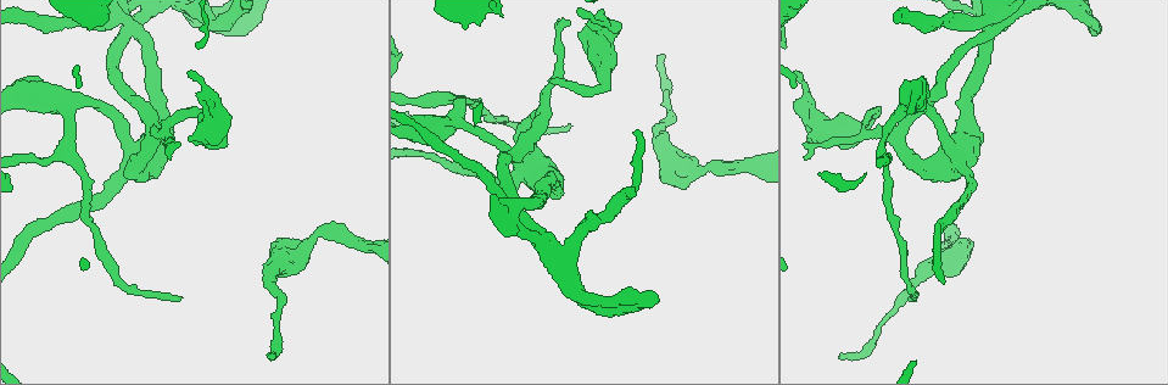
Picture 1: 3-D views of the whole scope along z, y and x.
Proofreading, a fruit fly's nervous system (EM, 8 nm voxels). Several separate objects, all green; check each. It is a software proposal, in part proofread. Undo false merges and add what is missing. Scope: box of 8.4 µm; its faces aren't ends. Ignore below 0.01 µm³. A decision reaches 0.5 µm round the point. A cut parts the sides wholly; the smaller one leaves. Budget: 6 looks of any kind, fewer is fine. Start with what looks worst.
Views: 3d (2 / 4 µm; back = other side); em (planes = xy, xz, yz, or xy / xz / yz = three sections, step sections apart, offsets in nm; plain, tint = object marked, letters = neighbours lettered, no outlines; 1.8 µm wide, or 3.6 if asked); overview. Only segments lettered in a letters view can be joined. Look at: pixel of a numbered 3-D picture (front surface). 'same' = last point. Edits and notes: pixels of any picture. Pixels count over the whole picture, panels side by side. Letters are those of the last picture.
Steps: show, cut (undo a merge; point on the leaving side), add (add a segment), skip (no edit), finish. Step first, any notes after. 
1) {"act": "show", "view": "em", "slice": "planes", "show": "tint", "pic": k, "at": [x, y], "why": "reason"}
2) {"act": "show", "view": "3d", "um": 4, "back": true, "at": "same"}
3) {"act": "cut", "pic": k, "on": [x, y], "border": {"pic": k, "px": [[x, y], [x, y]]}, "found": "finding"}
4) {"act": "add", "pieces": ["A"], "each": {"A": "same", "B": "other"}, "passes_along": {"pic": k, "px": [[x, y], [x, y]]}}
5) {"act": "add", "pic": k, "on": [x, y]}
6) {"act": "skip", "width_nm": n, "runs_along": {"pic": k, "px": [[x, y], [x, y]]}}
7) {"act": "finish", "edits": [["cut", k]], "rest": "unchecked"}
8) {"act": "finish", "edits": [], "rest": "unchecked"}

{"act": "show", "view": "em", "slice": "xz", "step": 4, "show": "tint", "pic": 1, "at": [128, 27], "why": "looks like a crossing"}

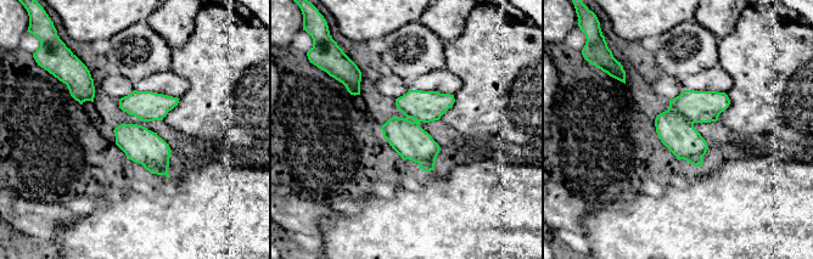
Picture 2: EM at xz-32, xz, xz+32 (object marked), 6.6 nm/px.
{"act": "show", "view": "em", "slice": "planes", "show": "letters", "at": "same"}

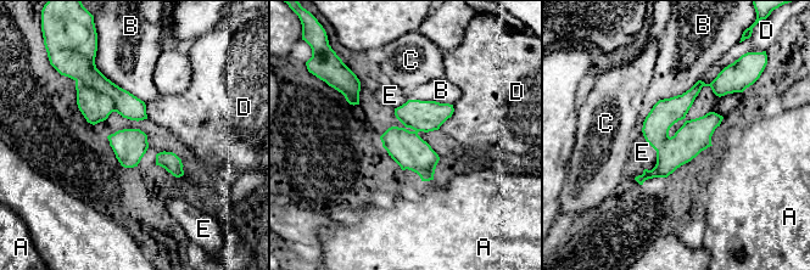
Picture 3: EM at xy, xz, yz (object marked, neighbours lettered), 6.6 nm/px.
{"act": "skip", "width_nm": 220, "each": {"A": "other", "B": "other", "C": "other", "D": "other", "E": "other"}, "border": {"pic": 3, "px": [[726, 66], [709, 83], [698, 80]]}, "found": "all the same cell"}

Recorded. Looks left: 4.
{"act": "show", "view": "3d", "um": 4, "pic": 1, "at": [288, 256], "why": "narrows sharply"}

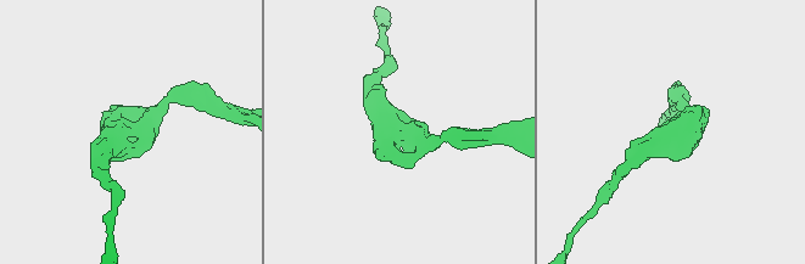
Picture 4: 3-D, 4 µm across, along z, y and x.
{"act": "show", "view": "em", "slice": "planes", "show": "plain", "pic": 4, "at": [676, 129]}

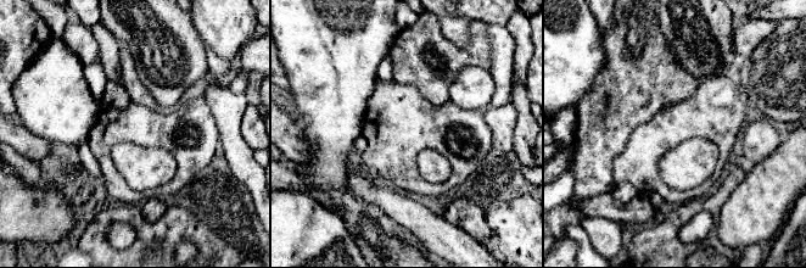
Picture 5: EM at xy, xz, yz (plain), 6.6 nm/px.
{"act": "show", "view": "em", "slice": "planes", "show": "letters", "at": "same", "why": "see the neighbours"}

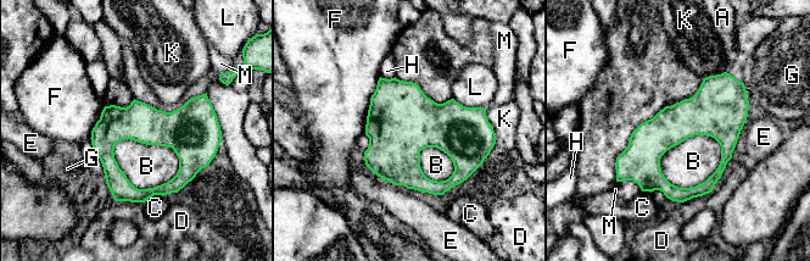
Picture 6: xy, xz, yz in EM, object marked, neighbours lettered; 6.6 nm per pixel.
{"act": "skip", "longest_contact_nm": ["B", 460], "each": {"A": "other", "B": "other", "C": "other", "D": "other", "E": "other", "F": "other", "G": "other", "H": "other", "K": "other", "L": "other", "M": "other"}, "border": {"pic": 6, "px": [[115, 144], [169, 146], [179, 168]]}, "found": "continuous, no second cell"}

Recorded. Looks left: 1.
{"act": "show", "view": "em", "um": 3.6, "slice": "xy", "step": 8, "show": "letters", "pic": 1, "at": [638, 306], "why": "closes a loop"}

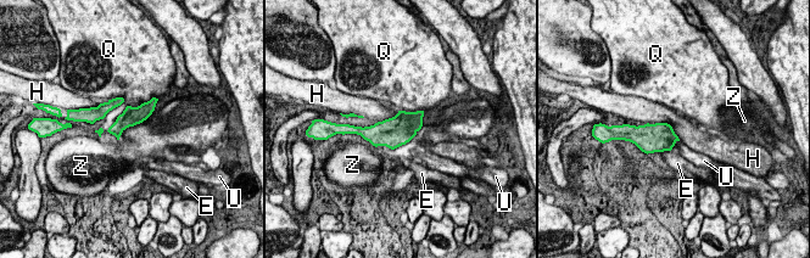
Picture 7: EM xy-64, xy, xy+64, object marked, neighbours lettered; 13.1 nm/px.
{"act": "skip", "each": {"E": "other", "H": "other", "Q": "other", "U": "other", "Z": "other"}, "border": {"pic": 7, "px": [[154, 110], [117, 140]]}, "found": "one cell here"}

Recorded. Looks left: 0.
{"act": "finish", "edits": [], "rest": "unchecked"}

